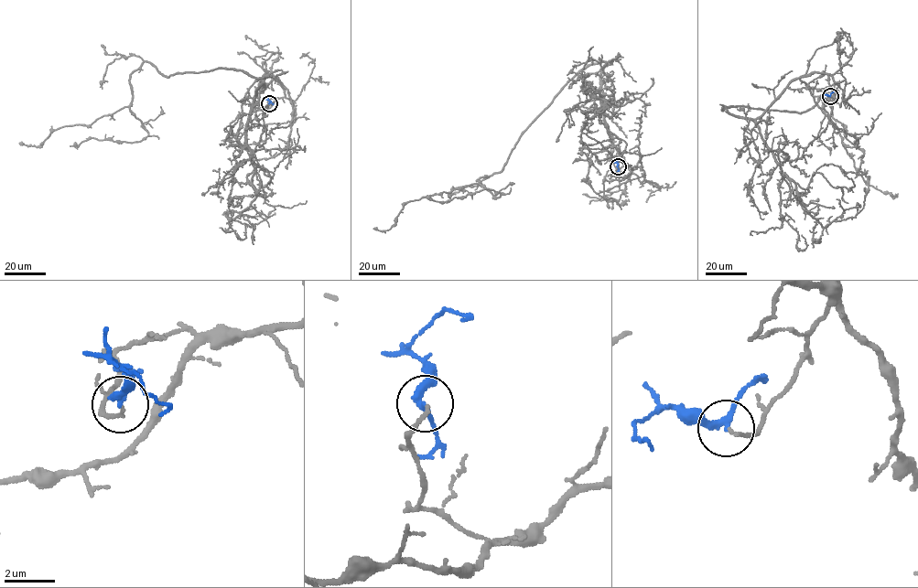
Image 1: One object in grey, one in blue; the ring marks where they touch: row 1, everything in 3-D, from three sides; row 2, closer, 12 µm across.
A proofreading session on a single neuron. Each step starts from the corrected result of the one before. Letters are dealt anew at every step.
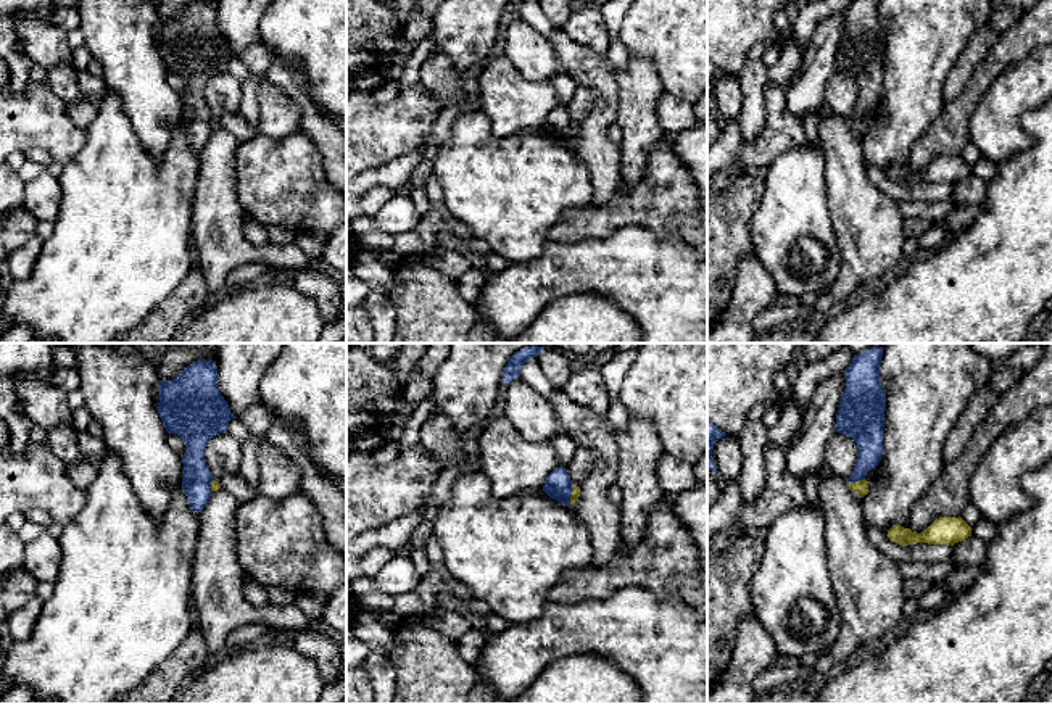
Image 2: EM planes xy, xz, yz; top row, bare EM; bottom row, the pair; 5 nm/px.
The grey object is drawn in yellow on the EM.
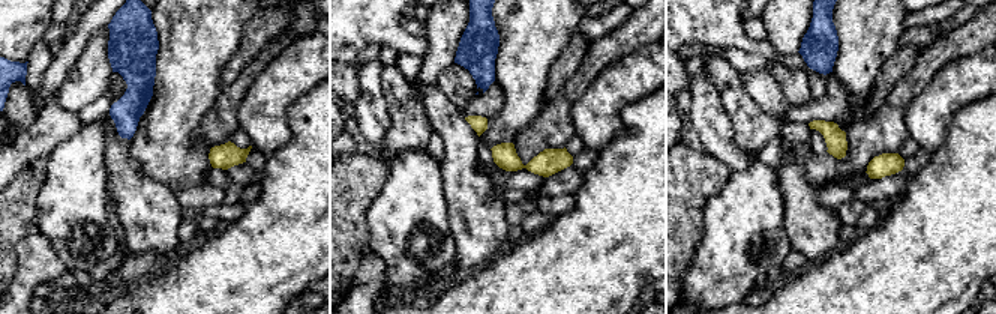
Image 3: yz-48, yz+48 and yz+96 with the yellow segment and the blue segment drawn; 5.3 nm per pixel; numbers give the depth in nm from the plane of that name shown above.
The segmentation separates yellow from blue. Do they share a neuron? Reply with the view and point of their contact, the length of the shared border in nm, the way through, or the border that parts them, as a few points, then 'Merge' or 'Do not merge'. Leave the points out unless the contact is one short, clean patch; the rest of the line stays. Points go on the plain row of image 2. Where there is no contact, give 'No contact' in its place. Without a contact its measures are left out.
Touches yellow at yz (856, 121). Shared border 90 nm. Boundary: yz (864, 118), (848, 123). Do not merge

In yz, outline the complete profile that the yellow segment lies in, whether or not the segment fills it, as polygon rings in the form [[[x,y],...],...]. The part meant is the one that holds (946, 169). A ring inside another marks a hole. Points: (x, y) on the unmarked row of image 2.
[[[960,155],[939,156],[922,172],[901,164],[893,164],[886,176],[902,185],[917,182],[954,185],[955,182],[971,176],[971,166]]]

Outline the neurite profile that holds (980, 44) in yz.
[[[986,21],[980,23],[976,31],[970,37],[965,52],[960,55],[960,58],[947,74],[942,90],[946,103],[955,100],[960,95],[976,66],[988,56],[992,45],[1000,35],[1002,34],[994,32]]]

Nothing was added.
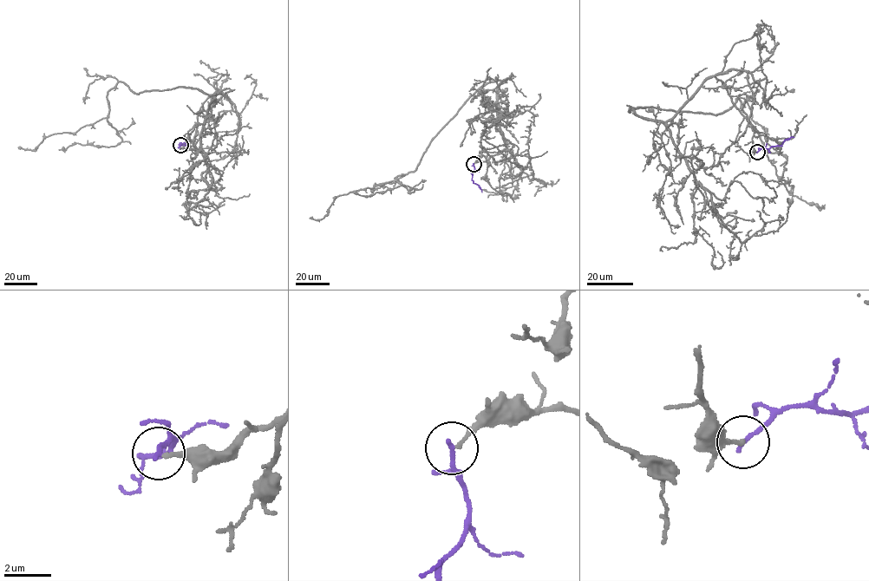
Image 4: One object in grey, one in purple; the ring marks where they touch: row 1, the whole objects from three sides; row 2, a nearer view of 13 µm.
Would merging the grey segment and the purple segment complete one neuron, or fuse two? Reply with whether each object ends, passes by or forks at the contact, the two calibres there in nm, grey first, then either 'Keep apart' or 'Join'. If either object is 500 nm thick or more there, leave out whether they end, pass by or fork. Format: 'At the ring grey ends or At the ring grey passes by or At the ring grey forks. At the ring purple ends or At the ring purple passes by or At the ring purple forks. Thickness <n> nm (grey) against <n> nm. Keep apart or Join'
At the ring grey ends. At the ring purple ends. Thickness 160 nm (grey) against 200 nm. Keep apart

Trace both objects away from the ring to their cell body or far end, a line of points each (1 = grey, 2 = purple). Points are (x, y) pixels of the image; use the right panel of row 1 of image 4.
1: (757, 152), (754, 127), (714, 76), (666, 121), (630, 109), (715, 114), (738, 98), (779, 179), (819, 209)
2: (757, 152), (793, 137)

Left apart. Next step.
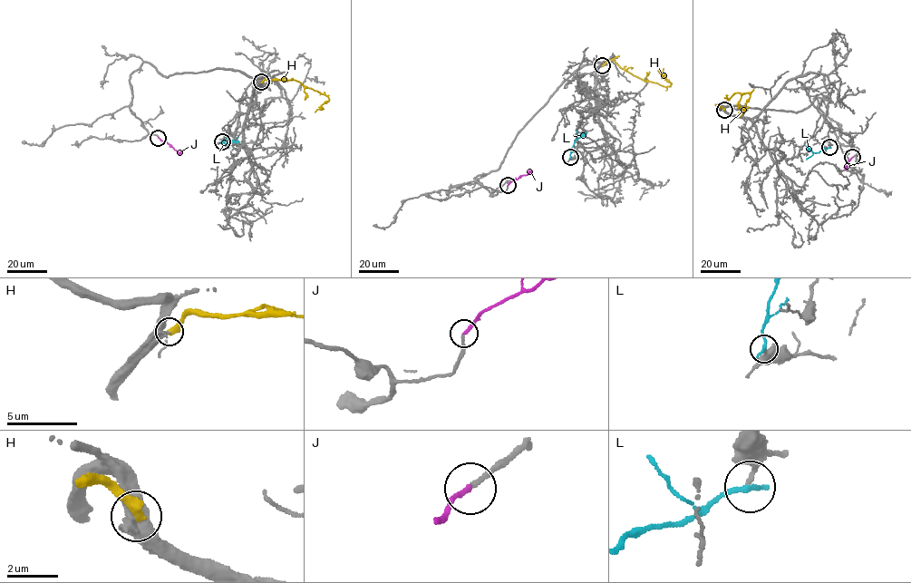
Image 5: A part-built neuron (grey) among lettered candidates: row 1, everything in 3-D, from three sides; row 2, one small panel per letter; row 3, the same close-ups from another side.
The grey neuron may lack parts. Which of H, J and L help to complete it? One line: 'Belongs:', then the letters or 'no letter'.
Belongs: J

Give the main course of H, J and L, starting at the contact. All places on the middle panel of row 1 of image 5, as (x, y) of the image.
H: (602, 65), (614, 60), (635, 76), (663, 86), (670, 85), (657, 70)
J: (507, 185), (532, 171)
L: (570, 158), (574, 141), (585, 132)

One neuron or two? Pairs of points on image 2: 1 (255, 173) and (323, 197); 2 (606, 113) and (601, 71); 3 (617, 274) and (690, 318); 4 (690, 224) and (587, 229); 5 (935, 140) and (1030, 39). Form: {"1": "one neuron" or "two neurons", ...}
{"1": "one neuron", "2": "one neuron", "3": "one neuron", "4": "one neuron", "5": "one neuron"}

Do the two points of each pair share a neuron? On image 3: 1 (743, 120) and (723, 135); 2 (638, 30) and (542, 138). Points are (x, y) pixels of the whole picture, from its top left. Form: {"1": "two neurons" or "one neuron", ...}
{"1": "two neurons", "2": "one neuron"}

